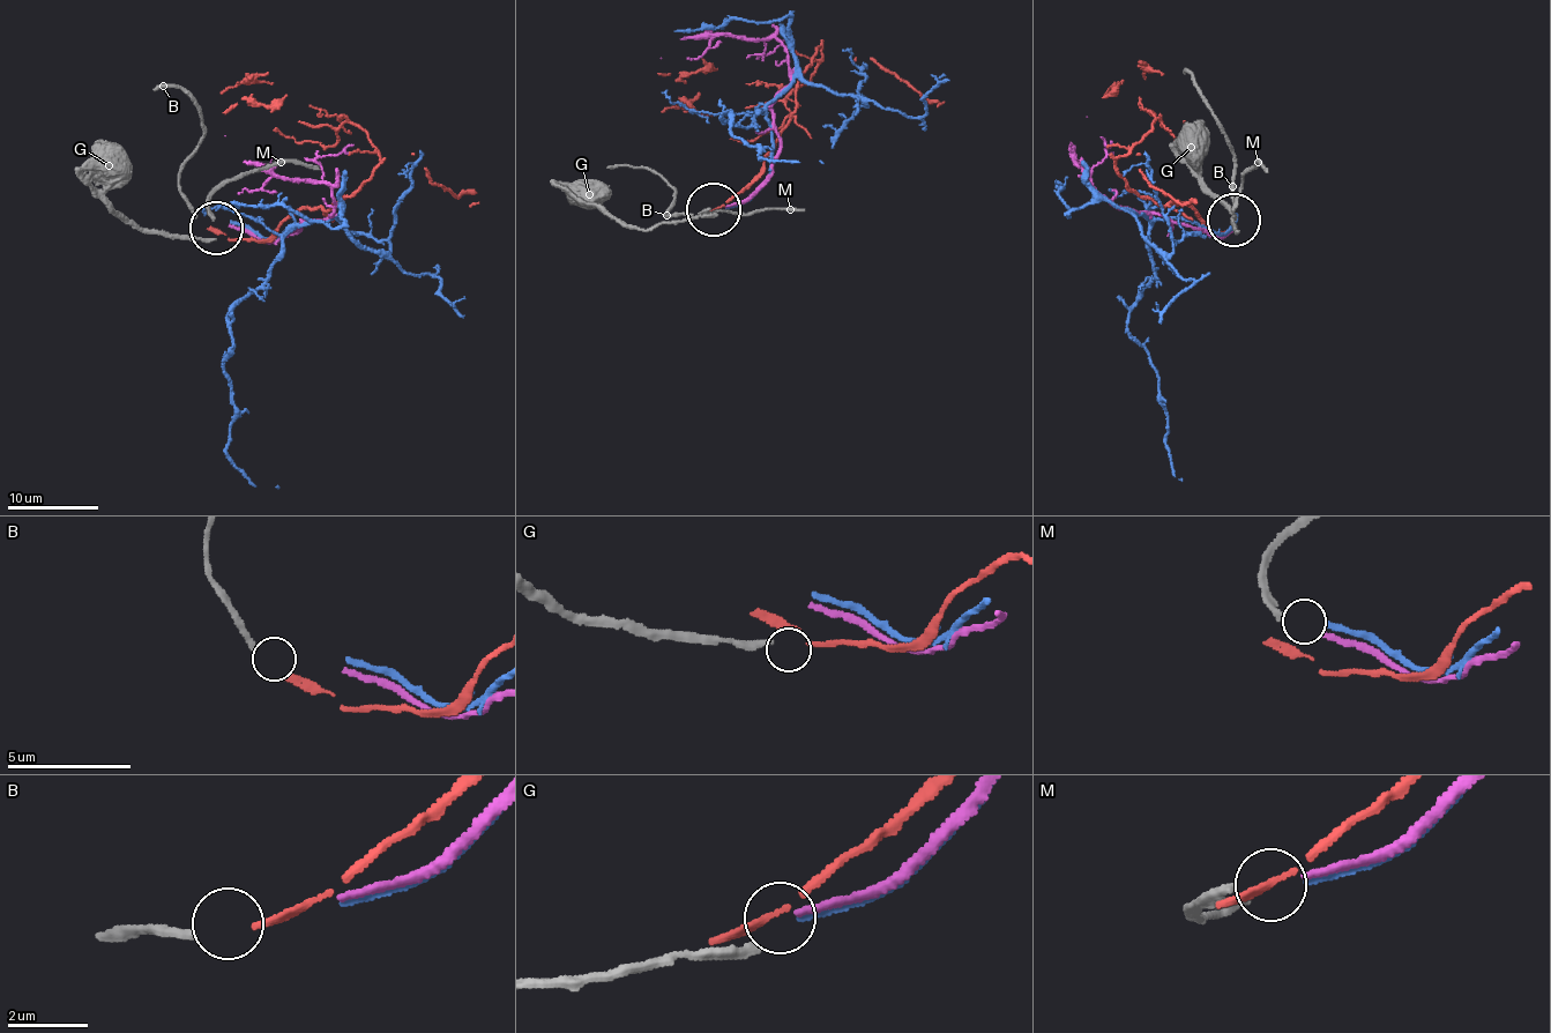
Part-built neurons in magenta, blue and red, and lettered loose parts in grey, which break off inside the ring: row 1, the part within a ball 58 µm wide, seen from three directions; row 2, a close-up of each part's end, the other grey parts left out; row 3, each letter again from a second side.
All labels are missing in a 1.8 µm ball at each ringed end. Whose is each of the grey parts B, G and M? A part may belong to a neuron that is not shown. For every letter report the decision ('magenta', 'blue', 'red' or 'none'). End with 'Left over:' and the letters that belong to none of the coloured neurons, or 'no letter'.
B: red
G: none
M: magenta
Left over: G

